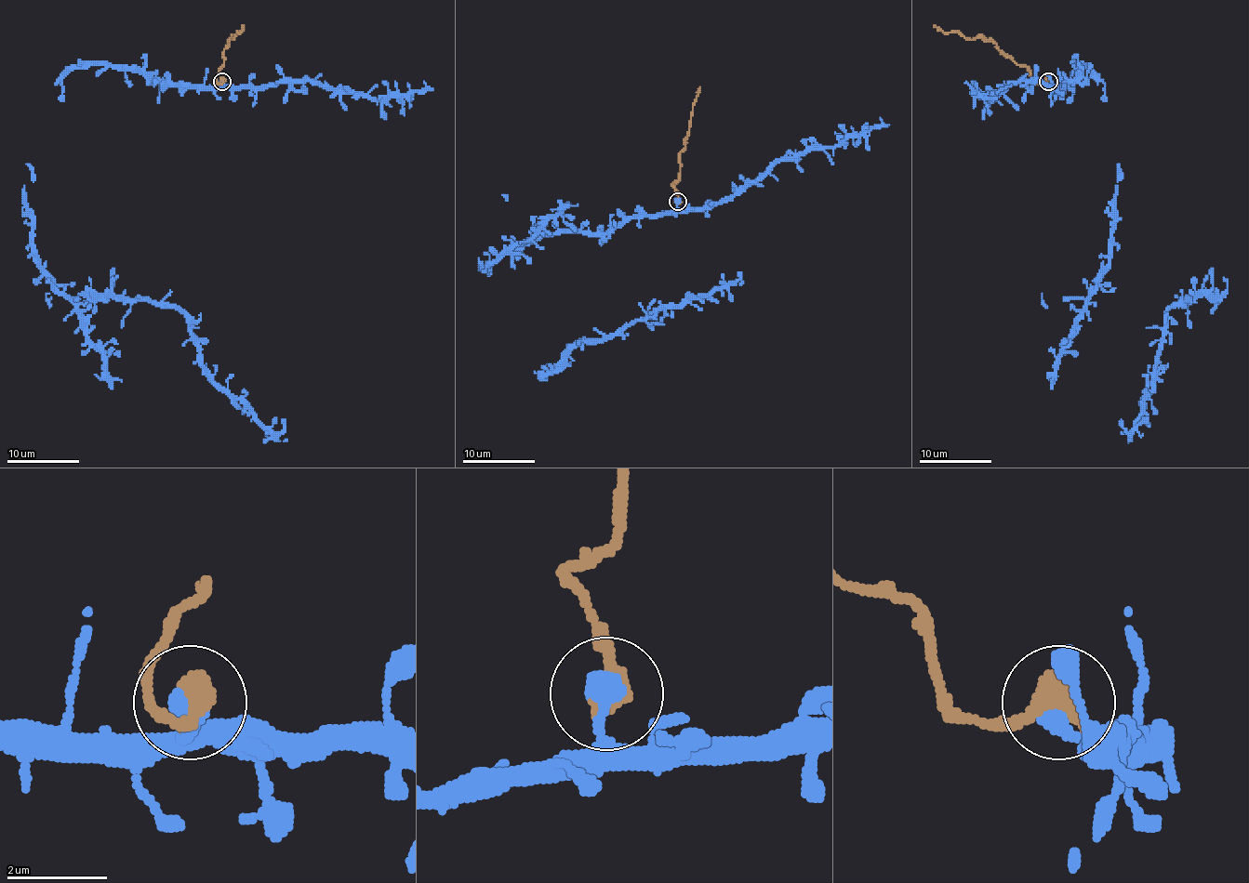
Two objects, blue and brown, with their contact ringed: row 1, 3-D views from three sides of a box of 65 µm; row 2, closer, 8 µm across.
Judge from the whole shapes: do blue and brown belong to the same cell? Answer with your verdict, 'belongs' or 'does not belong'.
does not belong

